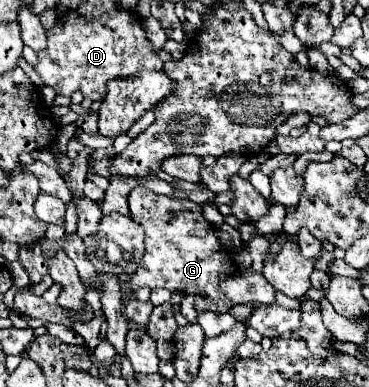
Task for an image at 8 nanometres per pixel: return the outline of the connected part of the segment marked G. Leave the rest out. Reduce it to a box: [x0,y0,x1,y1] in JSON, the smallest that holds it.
[129,187,237,301]

